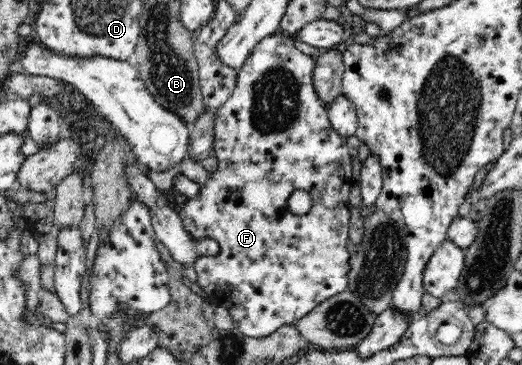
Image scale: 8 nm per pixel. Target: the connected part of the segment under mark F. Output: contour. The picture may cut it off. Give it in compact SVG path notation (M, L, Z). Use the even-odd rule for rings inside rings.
M273 33L259 41L248 55L245 64L237 71L237 84L235 84L229 99L216 109L213 155L218 159L218 168L209 175L209 179L201 187L201 193L195 199L189 198L182 210L179 210L181 211L179 214L181 220L184 221L185 228L191 232L191 236L199 239L207 237L219 243L220 250L214 256L199 257L195 261L194 268L197 272L198 284L215 306L227 309L233 318L235 328L249 337L261 337L273 333L282 325L295 324L301 317L311 313L317 305L321 305L326 299L349 290L347 283L351 264L347 245L350 241L348 229L353 210L349 204L349 191L351 191L353 183L356 182L351 172L353 171L351 168L353 167L353 158L347 148L347 138L335 131L328 118L326 104L317 96L313 82L315 65L316 62L311 56L305 55L305 52L297 48L288 34ZM294 189L305 189L313 197L313 207L311 207L311 212L308 215L297 216L289 212L287 198Z

